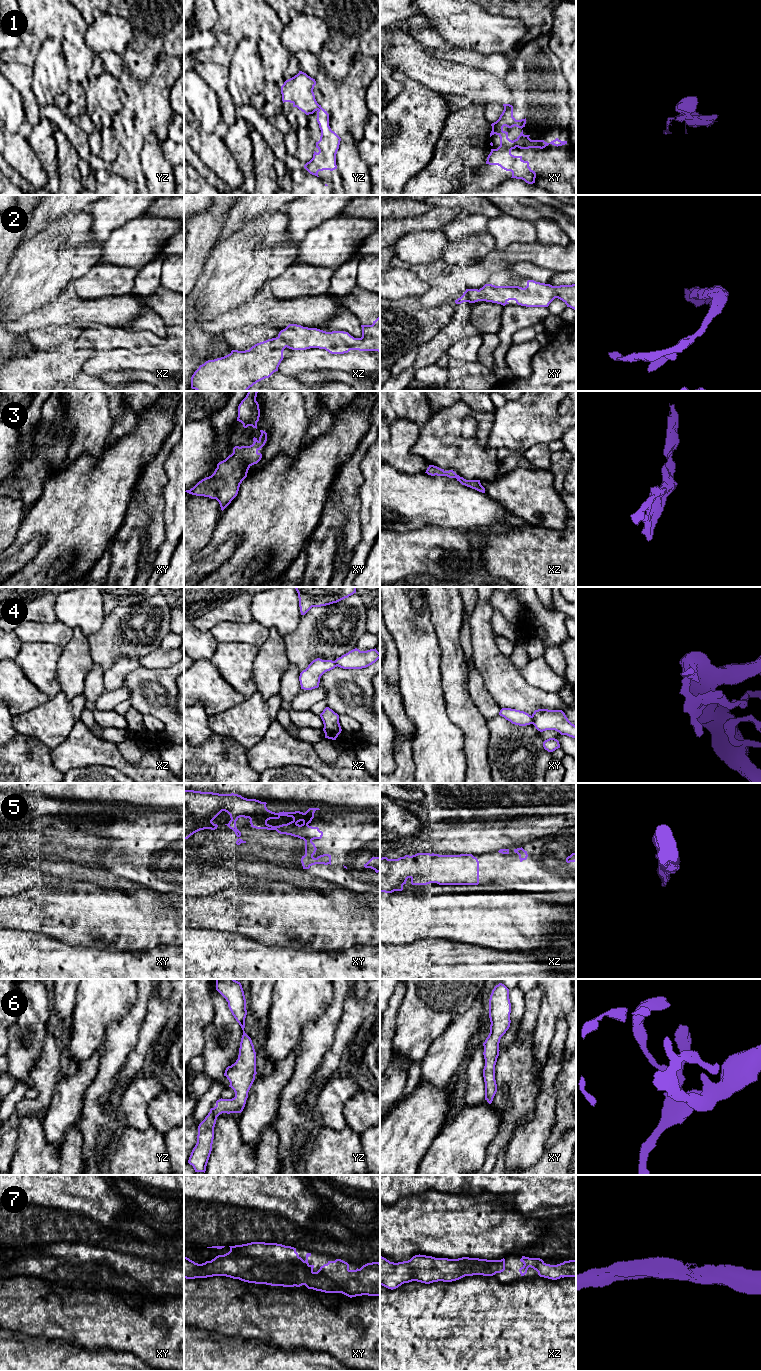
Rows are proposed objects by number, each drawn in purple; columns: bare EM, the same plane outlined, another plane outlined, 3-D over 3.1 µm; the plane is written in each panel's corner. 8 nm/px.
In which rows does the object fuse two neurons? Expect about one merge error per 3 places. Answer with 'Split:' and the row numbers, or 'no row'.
Split: 1, 4

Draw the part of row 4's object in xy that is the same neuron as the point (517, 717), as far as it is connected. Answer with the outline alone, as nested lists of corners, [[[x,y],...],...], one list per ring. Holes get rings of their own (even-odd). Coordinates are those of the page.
[[[502,708],[499,712],[499,715],[515,725],[526,726],[533,724],[531,715],[524,711],[511,708]]]

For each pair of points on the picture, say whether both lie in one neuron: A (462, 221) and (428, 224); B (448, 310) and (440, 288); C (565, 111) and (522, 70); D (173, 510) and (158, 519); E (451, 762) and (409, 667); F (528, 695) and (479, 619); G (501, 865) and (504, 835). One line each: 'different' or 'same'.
A: different
B: different
C: same
D: different
E: same
F: same
G: different

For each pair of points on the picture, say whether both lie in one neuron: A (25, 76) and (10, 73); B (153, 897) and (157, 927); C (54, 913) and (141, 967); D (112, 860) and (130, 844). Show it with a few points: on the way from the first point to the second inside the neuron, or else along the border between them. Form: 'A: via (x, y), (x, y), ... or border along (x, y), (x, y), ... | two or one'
A: via (21, 76), (14, 73) | one
B: border along (134, 904), (146, 914), (164, 916) | two
C: border along (85, 947), (115, 947), (132, 950) | two
D: via (116, 856), (126, 846) | one

